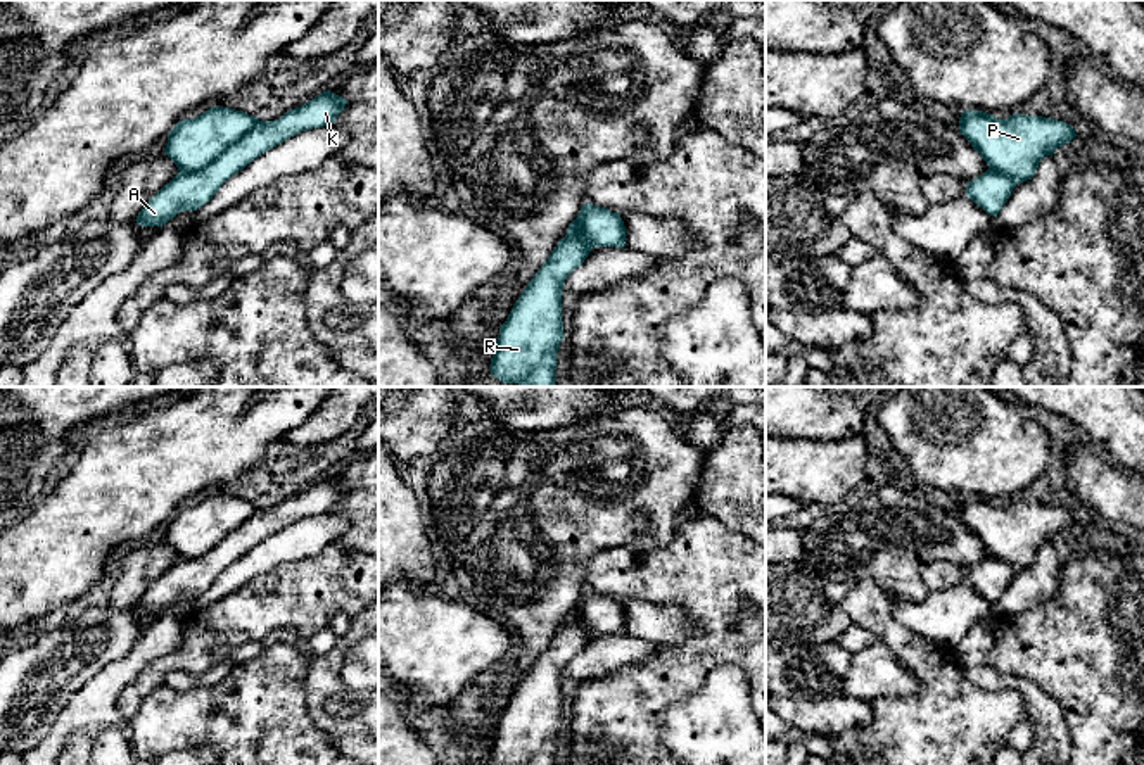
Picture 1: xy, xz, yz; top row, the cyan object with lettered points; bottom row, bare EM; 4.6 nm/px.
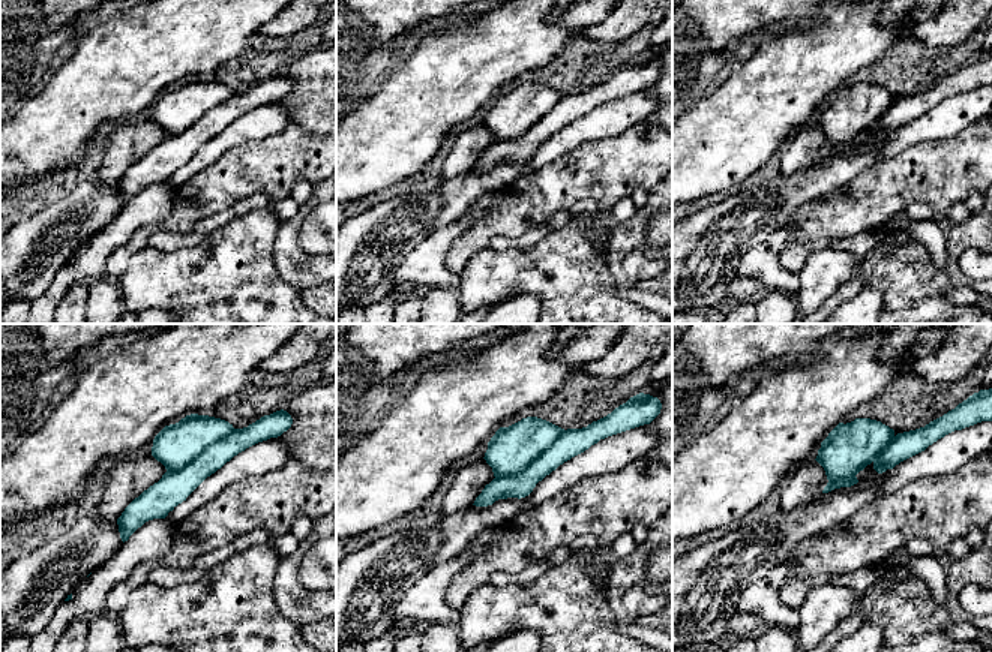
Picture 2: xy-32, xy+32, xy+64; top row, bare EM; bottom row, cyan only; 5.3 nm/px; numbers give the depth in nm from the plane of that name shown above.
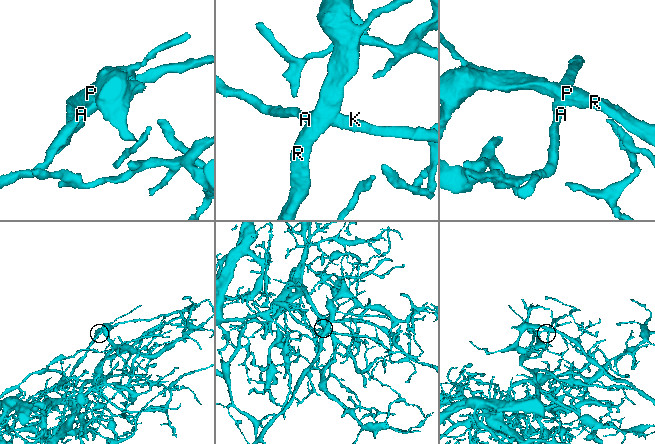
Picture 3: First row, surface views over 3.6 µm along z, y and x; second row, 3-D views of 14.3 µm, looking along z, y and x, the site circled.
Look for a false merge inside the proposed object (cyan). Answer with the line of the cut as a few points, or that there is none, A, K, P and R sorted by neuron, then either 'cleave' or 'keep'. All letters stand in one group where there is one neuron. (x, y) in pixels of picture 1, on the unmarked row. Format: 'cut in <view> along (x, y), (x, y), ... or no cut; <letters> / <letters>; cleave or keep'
no cut; A K P R; keep

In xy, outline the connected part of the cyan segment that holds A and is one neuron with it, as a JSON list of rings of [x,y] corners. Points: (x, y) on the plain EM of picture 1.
[[[327,477],[275,508],[259,508],[228,494],[211,494],[194,506],[178,508],[168,522],[164,541],[180,560],[145,591],[135,606],[137,611],[162,613],[181,597],[200,596],[228,565],[256,544],[301,518],[332,511],[346,490],[346,485]]]

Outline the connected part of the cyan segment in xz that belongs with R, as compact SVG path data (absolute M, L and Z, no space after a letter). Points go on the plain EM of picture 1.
M586 589L577 604L569 611L567 622L556 630L541 656L527 670L506 708L499 713L489 751L494 765L556 765L556 739L563 727L563 668L582 651L594 634L626 634L626 613L619 599Z

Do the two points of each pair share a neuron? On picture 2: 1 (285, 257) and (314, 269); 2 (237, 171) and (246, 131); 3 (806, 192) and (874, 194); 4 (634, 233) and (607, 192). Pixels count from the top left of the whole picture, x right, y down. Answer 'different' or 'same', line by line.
1: same
2: different
3: different
4: different

